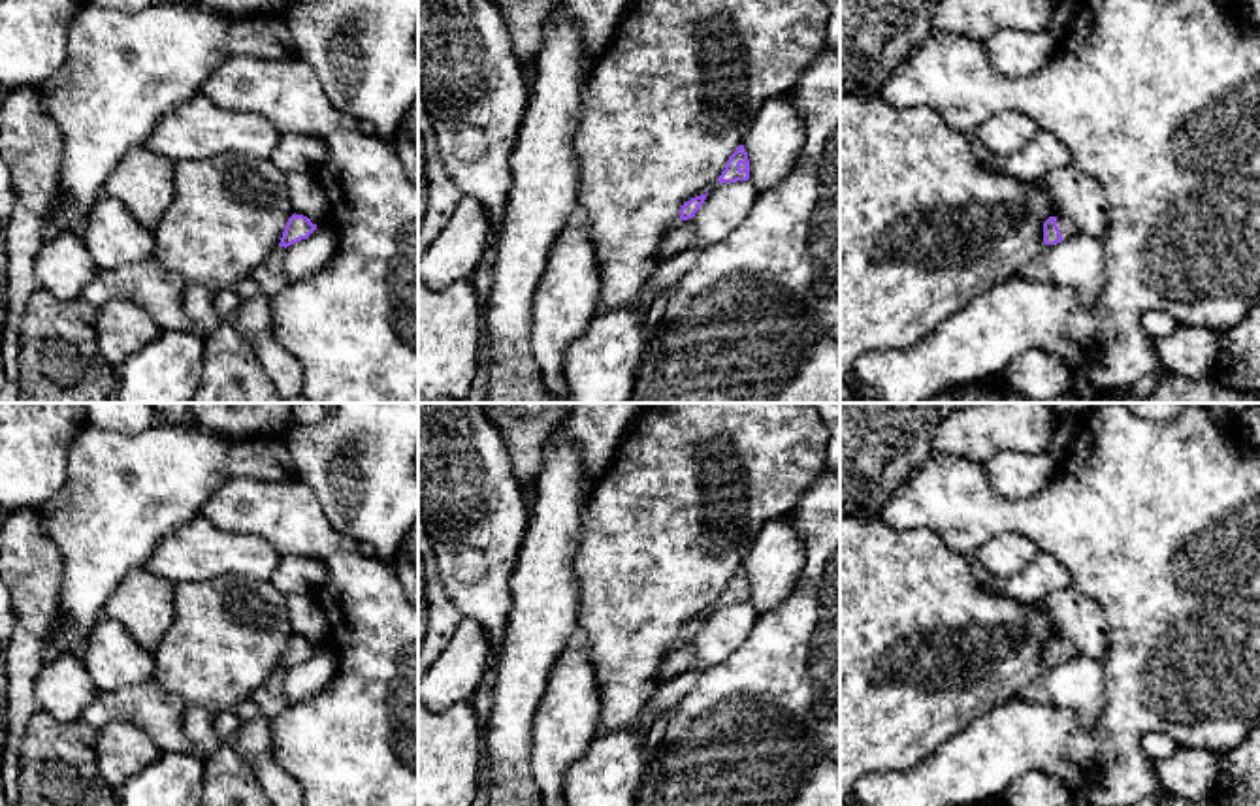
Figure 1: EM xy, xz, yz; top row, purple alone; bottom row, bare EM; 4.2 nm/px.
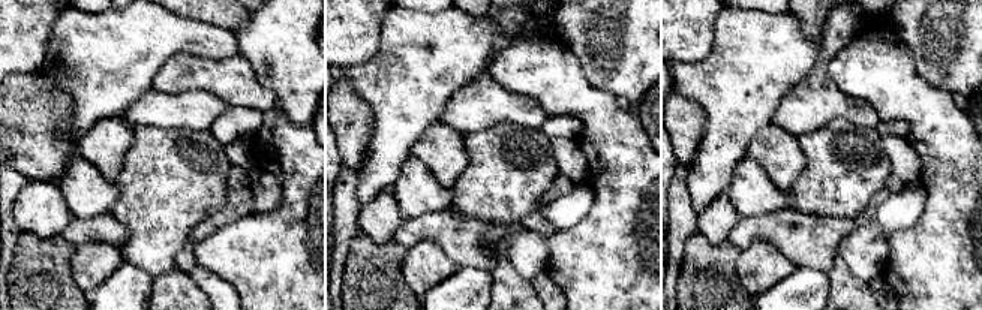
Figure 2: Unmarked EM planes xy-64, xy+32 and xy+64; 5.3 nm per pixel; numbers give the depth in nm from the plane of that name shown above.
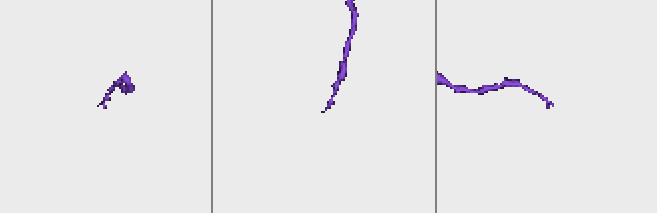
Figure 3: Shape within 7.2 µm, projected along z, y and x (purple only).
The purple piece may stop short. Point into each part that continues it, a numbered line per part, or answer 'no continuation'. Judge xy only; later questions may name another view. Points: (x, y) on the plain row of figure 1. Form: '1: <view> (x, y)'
no continuation

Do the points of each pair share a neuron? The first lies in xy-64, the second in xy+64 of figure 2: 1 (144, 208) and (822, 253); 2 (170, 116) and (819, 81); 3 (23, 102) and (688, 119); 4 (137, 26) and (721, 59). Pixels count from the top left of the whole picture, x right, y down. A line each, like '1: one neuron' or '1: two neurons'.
1: two neurons
2: one neuron
3: one neuron
4: one neuron

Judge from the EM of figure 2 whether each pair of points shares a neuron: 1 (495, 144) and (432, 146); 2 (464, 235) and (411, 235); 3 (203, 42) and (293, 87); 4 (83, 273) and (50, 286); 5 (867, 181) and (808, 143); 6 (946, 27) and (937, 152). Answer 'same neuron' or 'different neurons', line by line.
1: different neurons
2: same neuron
3: different neurons
4: different neurons
5: same neuron
6: different neurons

